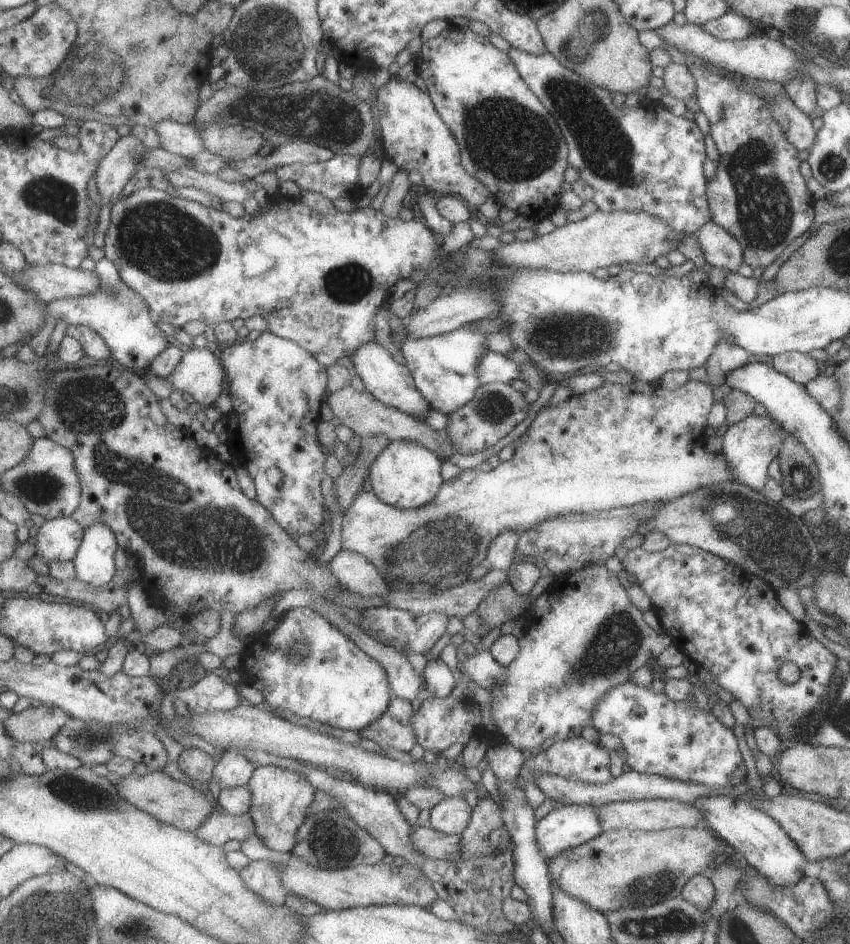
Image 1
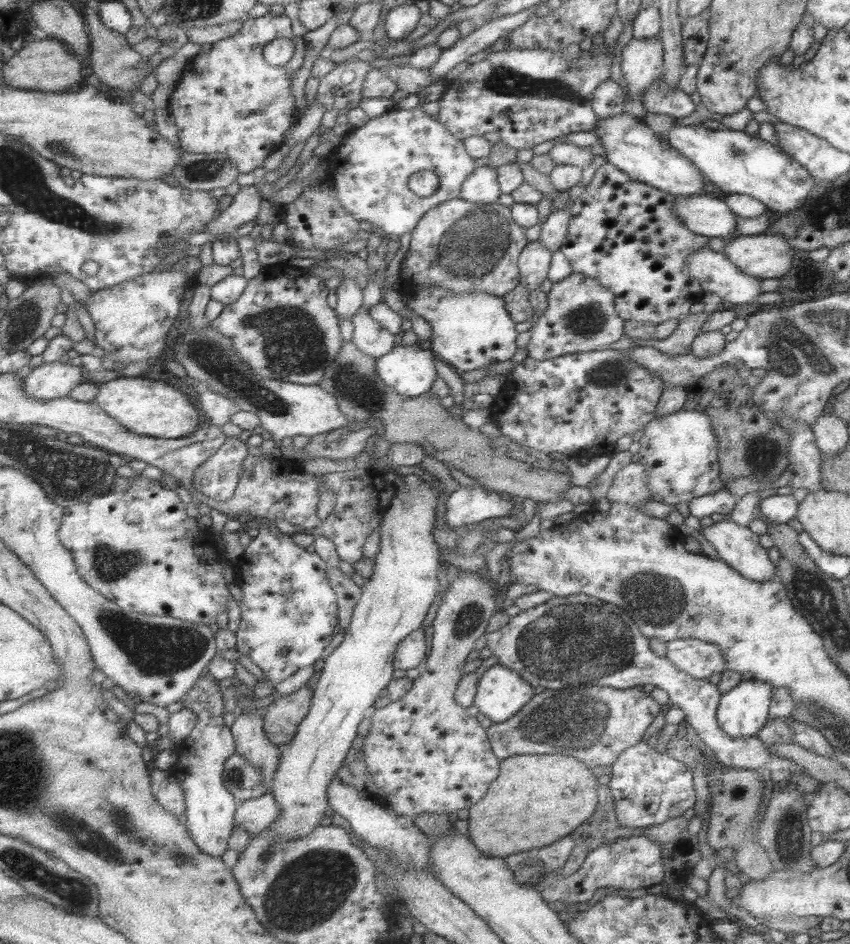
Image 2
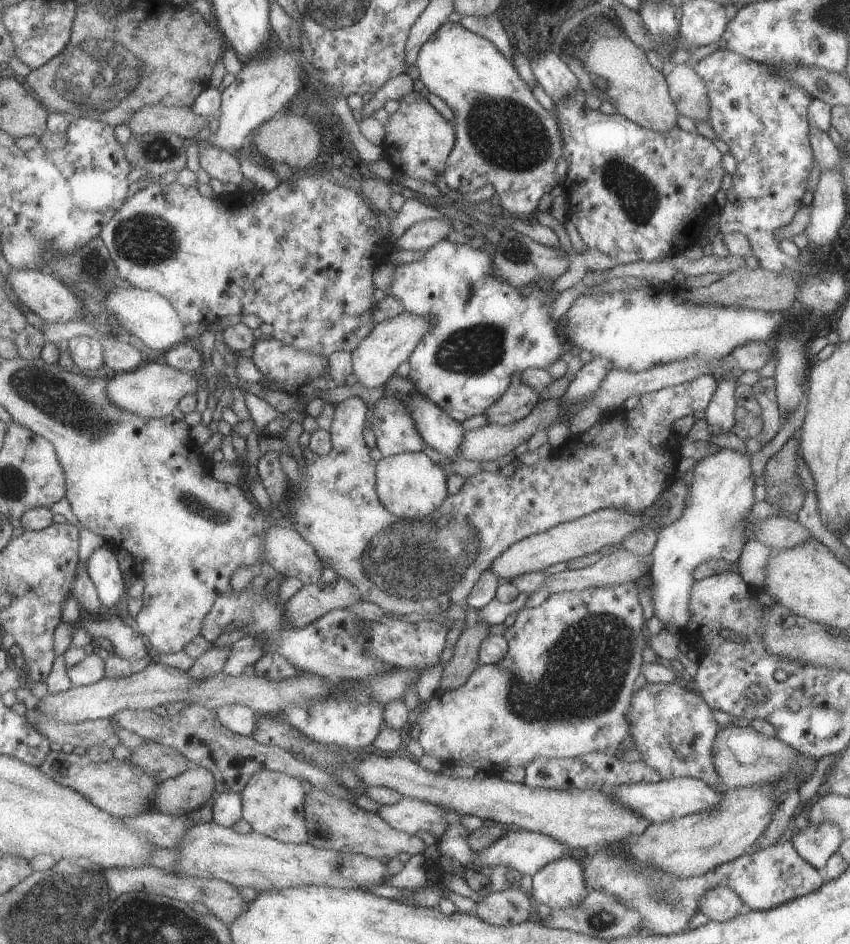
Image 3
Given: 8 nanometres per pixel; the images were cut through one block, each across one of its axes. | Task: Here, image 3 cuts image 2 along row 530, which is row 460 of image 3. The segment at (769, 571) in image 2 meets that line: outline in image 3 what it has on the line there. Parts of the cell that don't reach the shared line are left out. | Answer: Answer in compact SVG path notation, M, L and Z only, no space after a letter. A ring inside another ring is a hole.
M720 449L695 463L682 515L673 524L661 527L656 531L657 540L648 557L651 558L648 572L653 576L650 584L655 588L652 609L656 618L662 623L661 630L668 630L678 638L680 638L684 626L688 626L689 622L688 604L691 585L694 581L691 577L692 570L697 564L707 560L736 563L742 551L743 542L747 540L742 528L742 518L756 502L753 499L753 487L760 482L753 477L753 472L751 472L751 455L747 451Z

